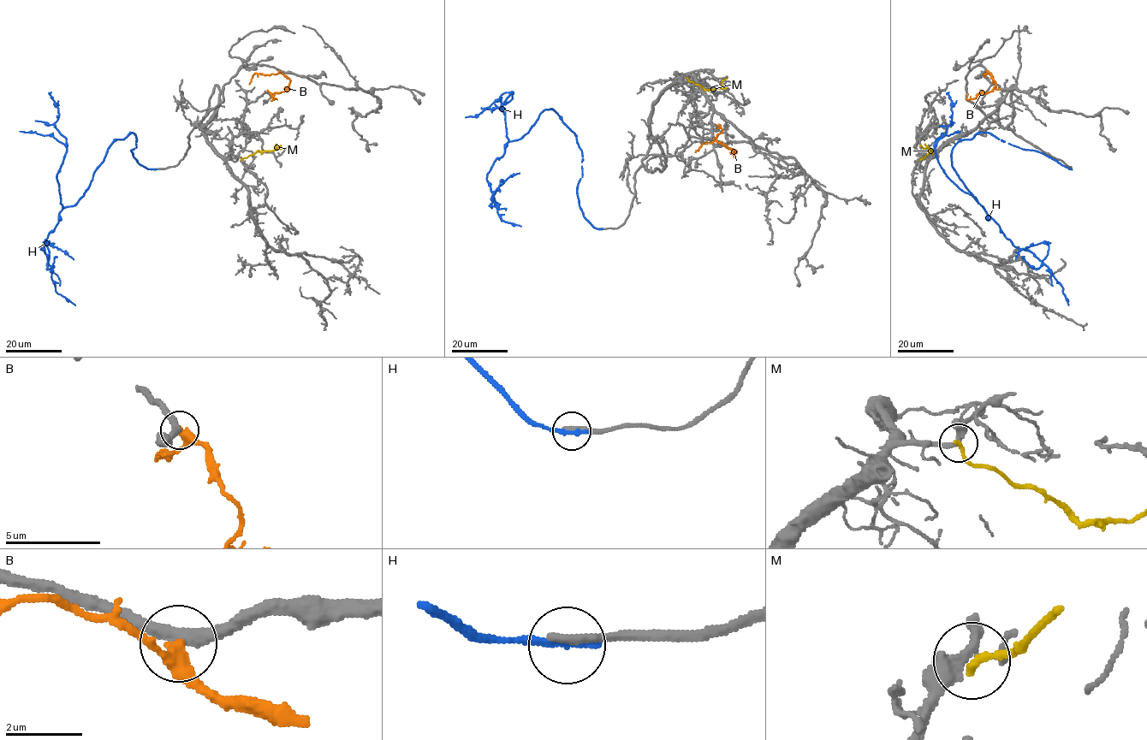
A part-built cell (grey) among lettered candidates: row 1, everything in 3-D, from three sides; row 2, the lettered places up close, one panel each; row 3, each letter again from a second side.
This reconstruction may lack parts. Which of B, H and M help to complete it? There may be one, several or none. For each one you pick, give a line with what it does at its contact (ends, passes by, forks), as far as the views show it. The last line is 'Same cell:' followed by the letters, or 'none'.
Same cell: none

